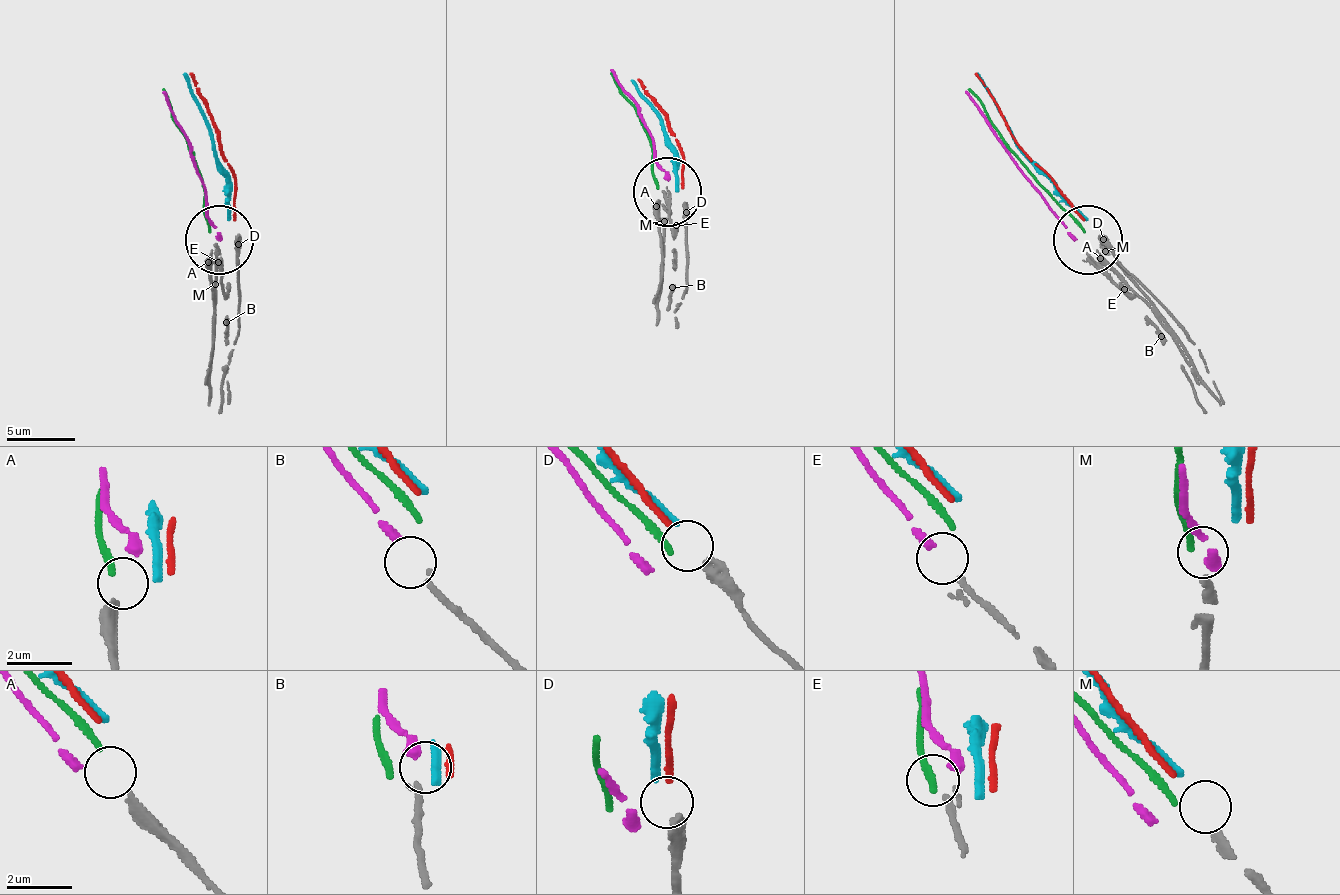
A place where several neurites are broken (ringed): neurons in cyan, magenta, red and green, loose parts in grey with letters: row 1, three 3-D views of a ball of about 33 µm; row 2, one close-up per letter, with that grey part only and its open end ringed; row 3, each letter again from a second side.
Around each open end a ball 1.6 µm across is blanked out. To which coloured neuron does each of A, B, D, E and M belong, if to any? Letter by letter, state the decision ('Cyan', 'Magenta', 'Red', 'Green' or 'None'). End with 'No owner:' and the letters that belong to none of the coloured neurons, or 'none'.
A: Green
B: Magenta
D: Red
E: None
M: None
No owner: E, M

